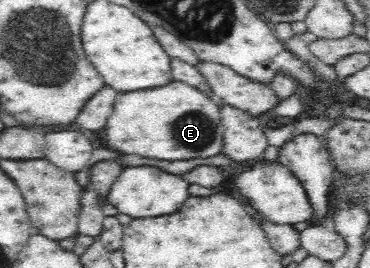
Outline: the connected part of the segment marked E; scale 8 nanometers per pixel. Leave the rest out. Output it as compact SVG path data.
M172 82L154 90L122 92L116 97L112 116L104 126L106 142L126 154L154 160L212 158L224 153L219 106L196 88Z

